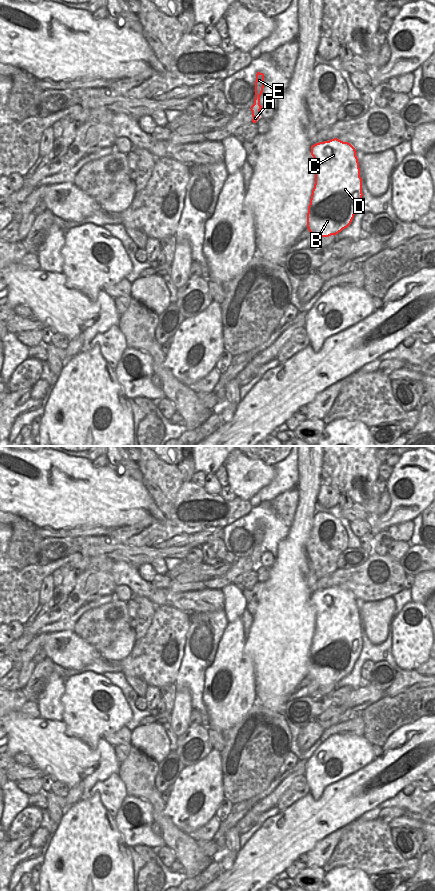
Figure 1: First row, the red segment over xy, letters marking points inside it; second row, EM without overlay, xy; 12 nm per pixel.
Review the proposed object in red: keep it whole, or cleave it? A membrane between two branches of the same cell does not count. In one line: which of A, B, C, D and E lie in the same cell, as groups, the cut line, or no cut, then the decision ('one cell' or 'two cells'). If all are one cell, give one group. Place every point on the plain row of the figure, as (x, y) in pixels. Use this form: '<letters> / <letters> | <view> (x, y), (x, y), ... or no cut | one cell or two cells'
A B C D E | no cut | one cell

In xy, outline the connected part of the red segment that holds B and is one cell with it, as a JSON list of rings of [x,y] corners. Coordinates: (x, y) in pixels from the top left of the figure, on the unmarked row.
[[[337,586],[311,594],[315,608],[315,632],[307,661],[307,676],[320,685],[336,683],[347,676],[362,650],[362,626],[355,596]]]

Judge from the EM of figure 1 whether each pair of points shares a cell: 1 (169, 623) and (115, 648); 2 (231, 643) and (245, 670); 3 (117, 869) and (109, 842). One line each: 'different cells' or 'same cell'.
1: different cells
2: same cell
3: same cell

